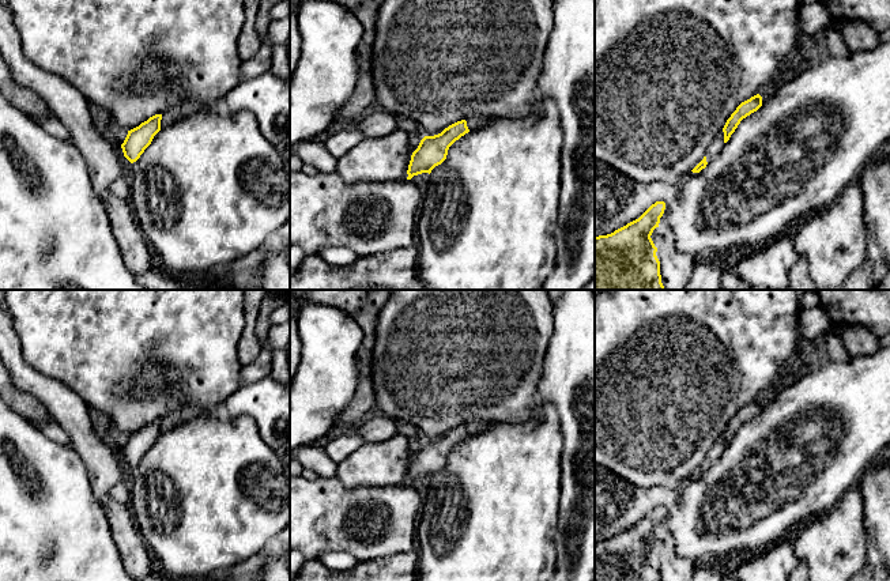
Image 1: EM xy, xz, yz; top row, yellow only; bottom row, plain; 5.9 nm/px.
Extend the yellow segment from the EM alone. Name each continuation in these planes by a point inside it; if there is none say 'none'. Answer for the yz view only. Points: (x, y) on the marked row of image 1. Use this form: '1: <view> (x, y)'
1: yz (716, 146)

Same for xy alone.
1: xy (189, 106)

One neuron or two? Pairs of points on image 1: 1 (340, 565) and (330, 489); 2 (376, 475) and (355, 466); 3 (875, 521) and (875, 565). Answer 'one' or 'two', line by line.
1: two
2: one
3: one

